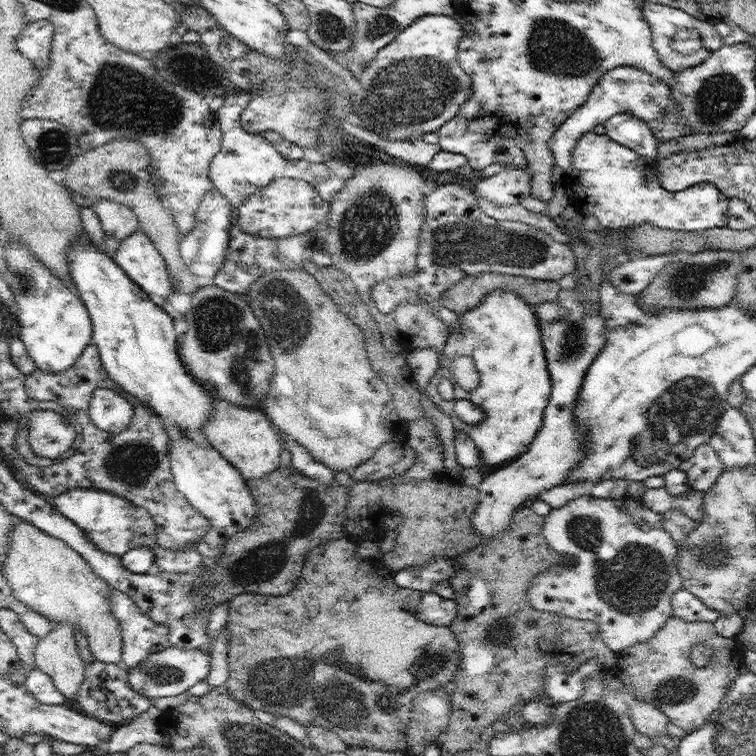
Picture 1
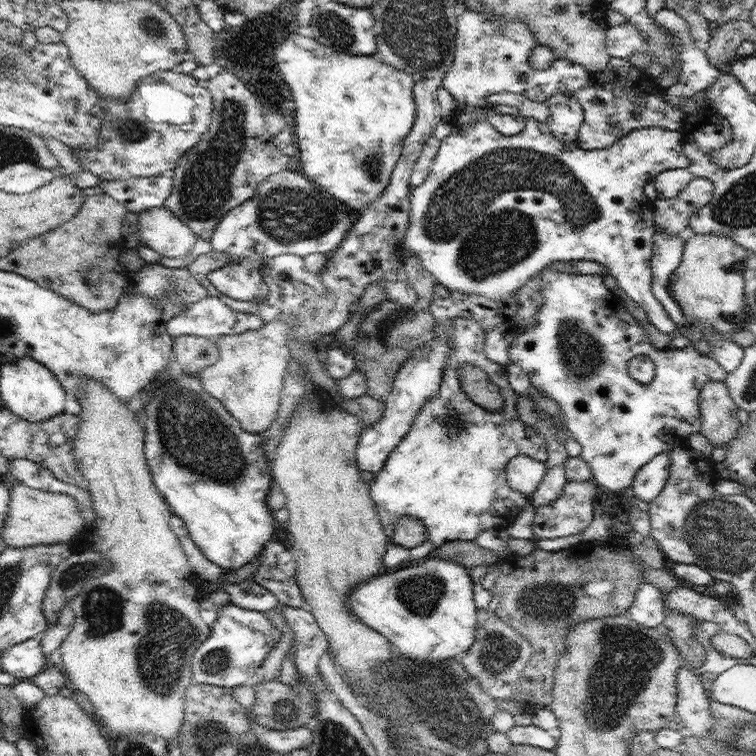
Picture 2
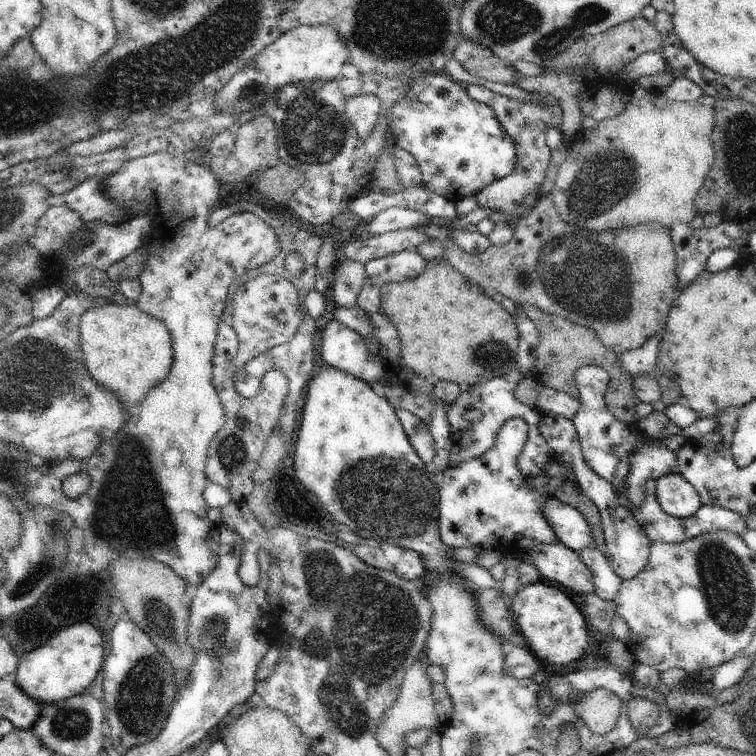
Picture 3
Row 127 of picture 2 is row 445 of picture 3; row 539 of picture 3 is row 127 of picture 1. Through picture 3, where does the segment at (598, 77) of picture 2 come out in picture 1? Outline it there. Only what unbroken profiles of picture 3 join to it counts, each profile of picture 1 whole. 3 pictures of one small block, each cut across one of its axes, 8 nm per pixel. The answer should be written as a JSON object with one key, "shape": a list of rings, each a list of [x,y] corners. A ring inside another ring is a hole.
{"shape":[[[632,66],[617,67],[604,73],[595,84],[592,92],[586,97],[586,102],[573,111],[550,138],[549,149],[554,156],[552,182],[560,182],[571,168],[572,150],[574,150],[576,142],[580,140],[580,136],[592,131],[597,124],[605,123],[615,114],[634,114],[640,120],[644,120],[660,142],[680,140],[680,138],[692,134],[692,129],[688,125],[669,120],[674,107],[677,107],[677,104],[672,97],[671,87],[652,74],[644,73]]]}

